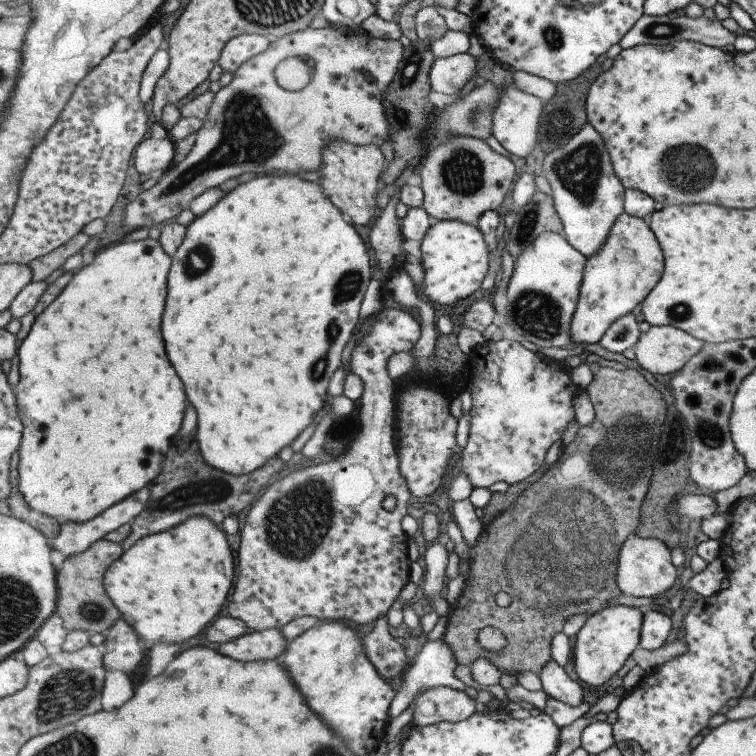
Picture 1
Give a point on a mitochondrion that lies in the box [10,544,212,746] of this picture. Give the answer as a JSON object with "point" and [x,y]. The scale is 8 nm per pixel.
{"point":[70,691]}

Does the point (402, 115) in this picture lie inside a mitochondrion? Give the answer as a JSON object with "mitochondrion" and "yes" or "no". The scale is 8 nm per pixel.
{"mitochondrion":"yes"}

